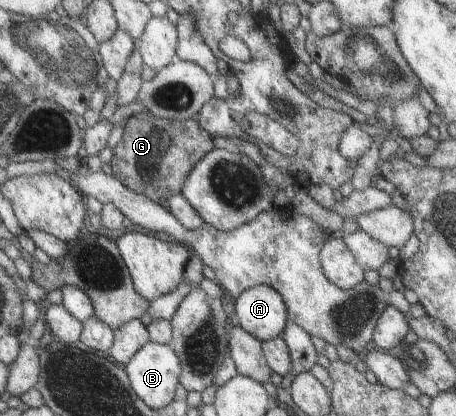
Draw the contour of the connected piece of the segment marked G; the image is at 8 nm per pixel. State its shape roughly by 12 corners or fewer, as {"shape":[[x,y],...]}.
{"shape":[[194,118],[122,124],[111,176],[156,203],[213,148]]}

